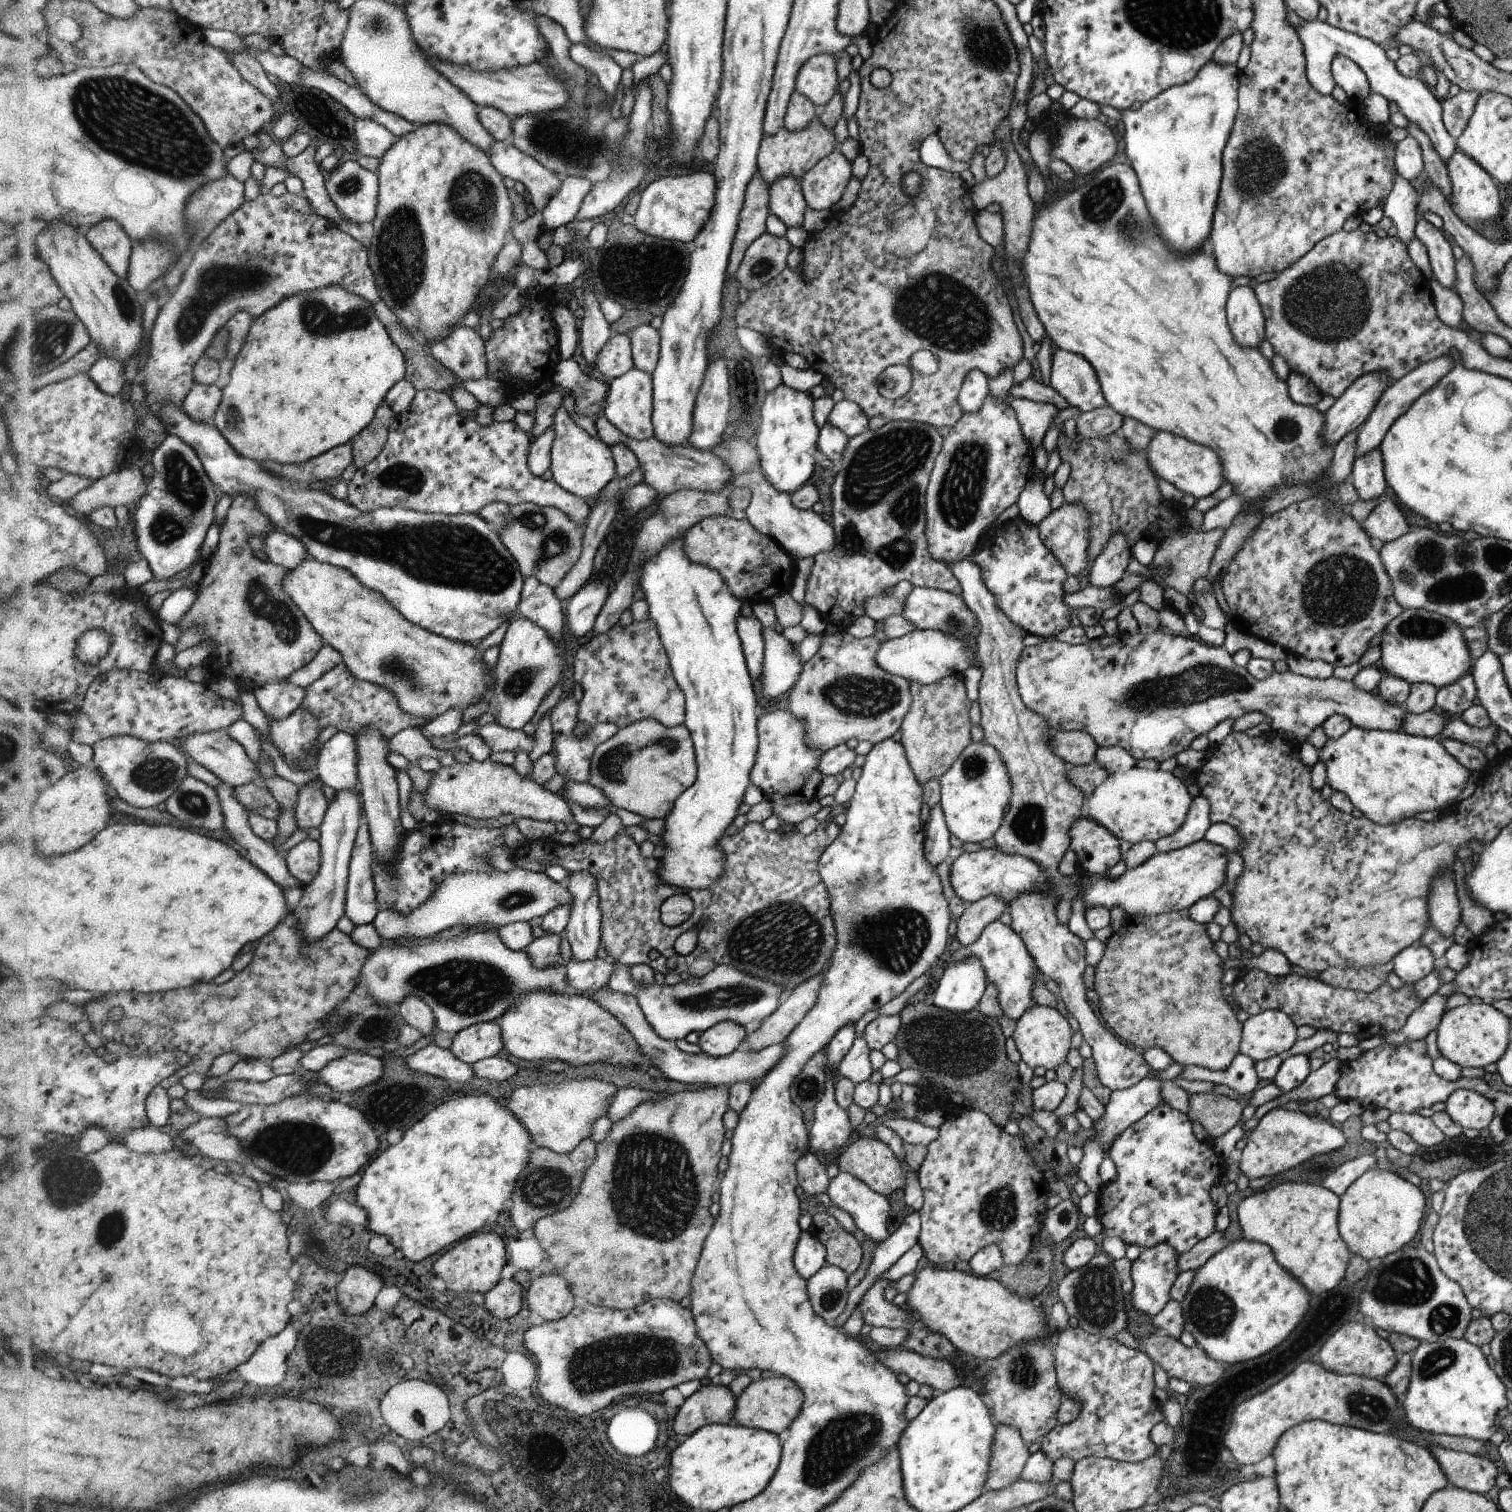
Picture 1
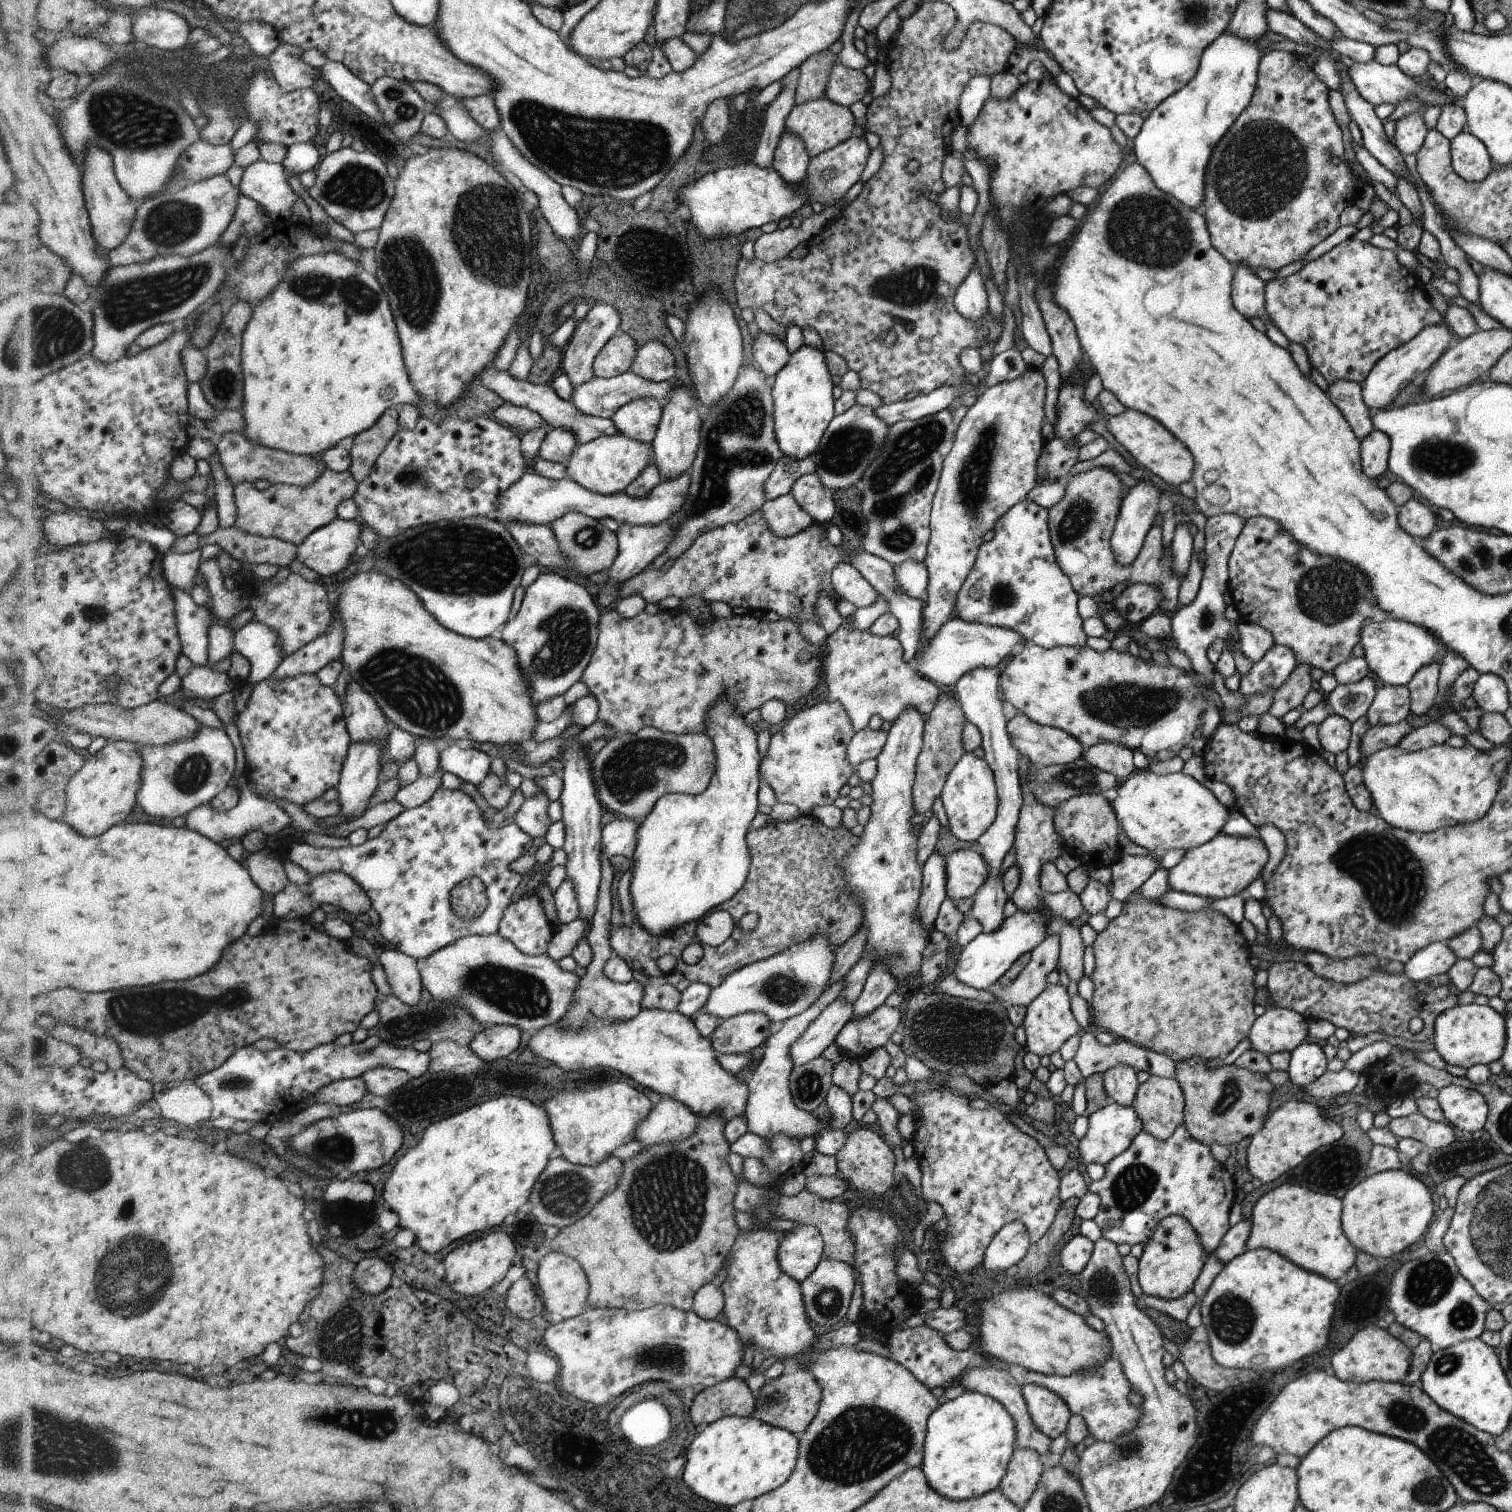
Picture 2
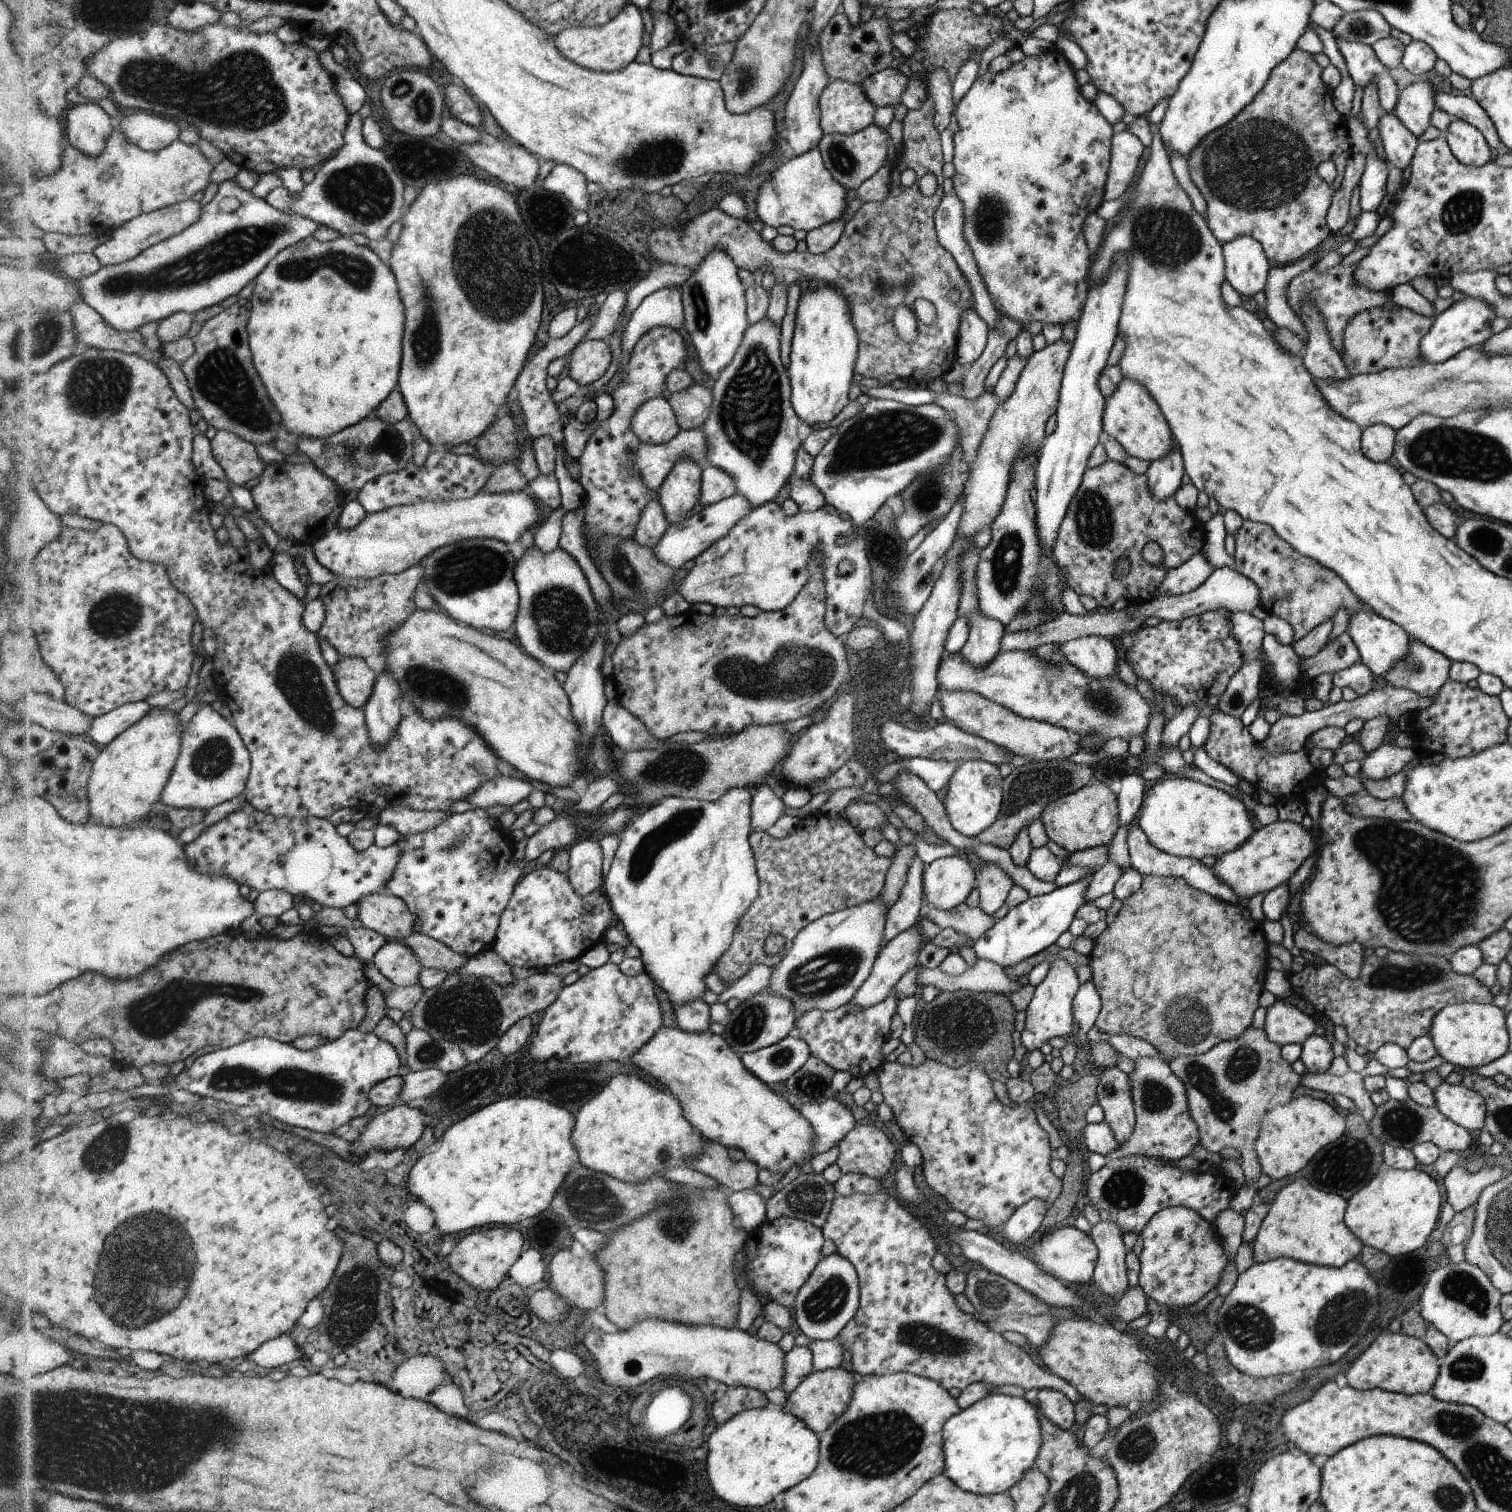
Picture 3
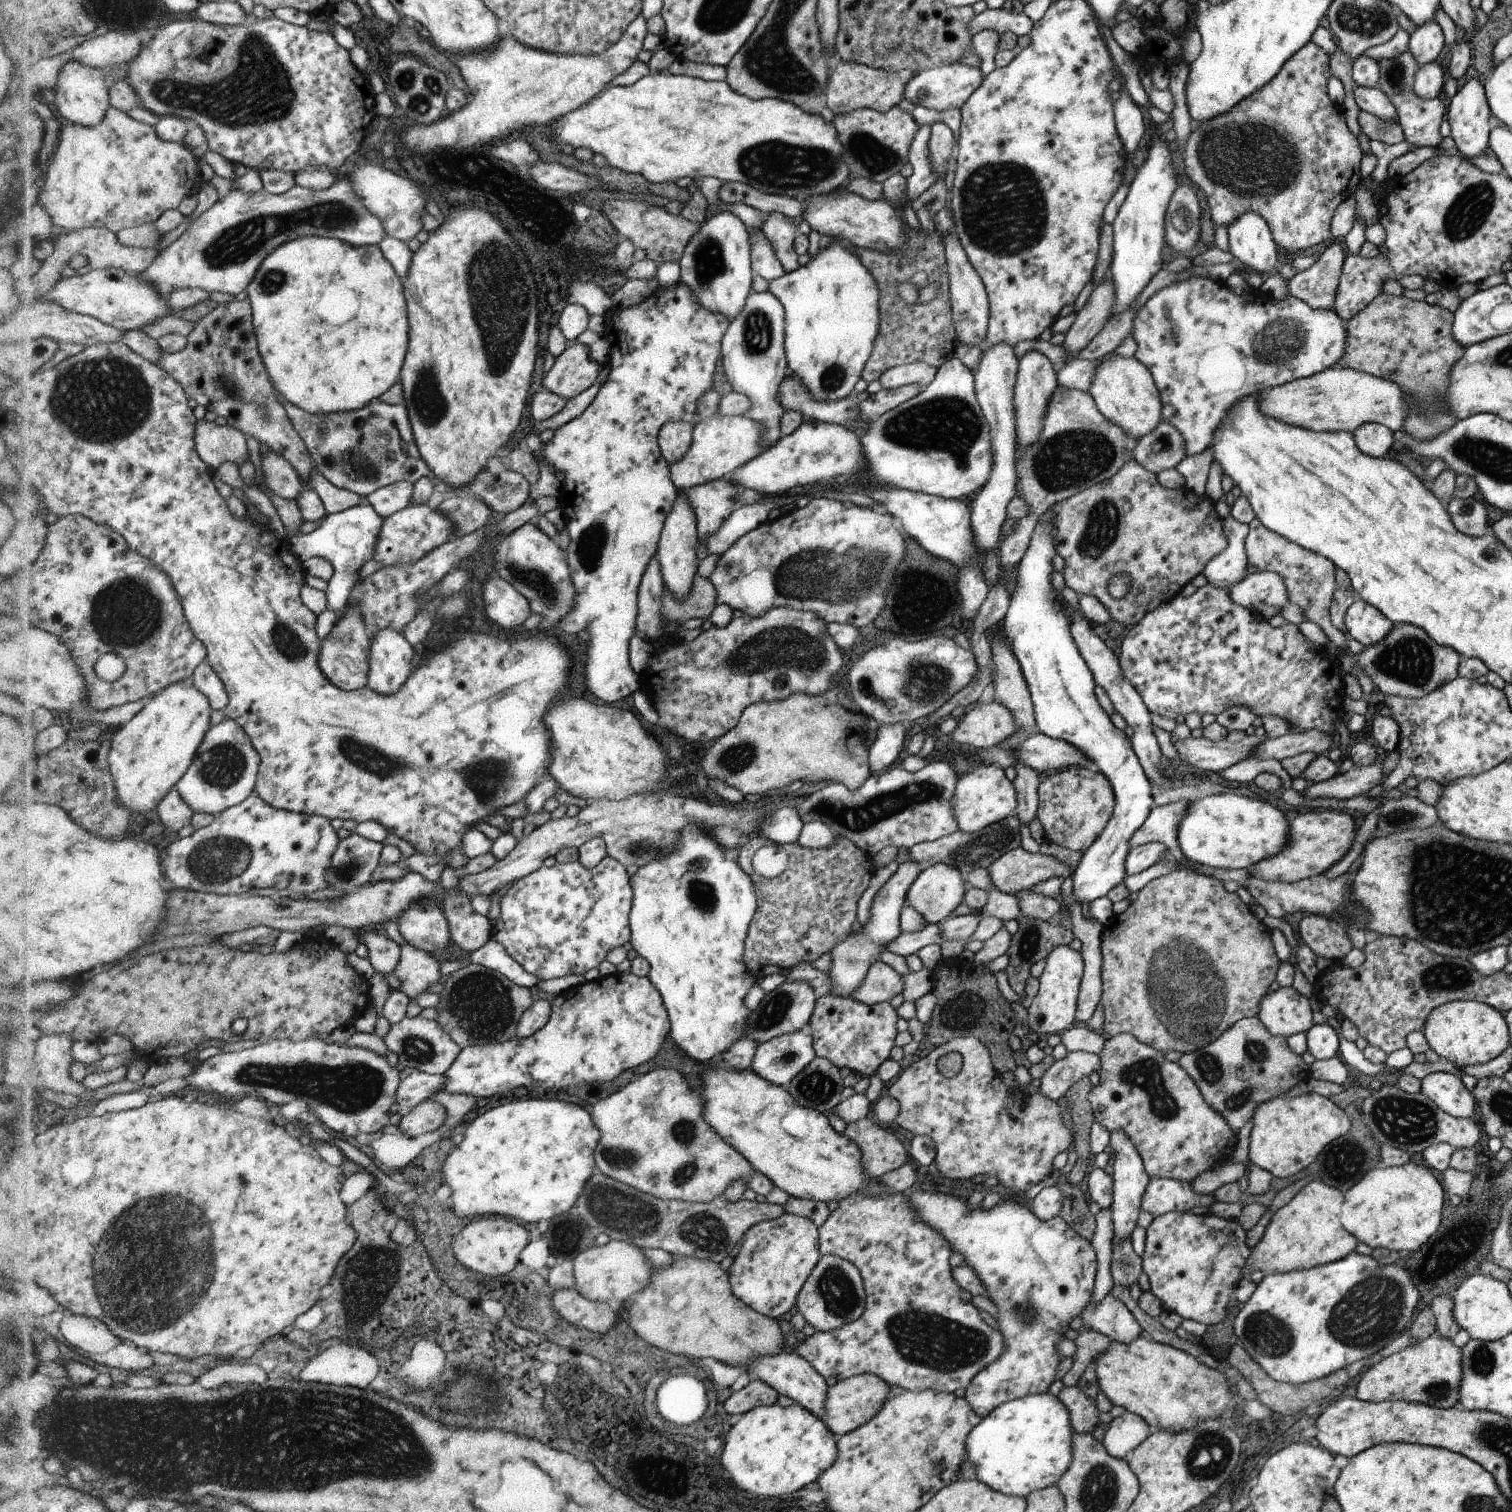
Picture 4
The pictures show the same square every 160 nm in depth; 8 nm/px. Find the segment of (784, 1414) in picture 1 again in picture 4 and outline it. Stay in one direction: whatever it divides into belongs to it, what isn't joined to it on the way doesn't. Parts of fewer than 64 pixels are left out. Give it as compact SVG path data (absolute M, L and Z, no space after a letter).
M864 1373L849 1379L838 1380L835 1386L829 1387L829 1394L825 1403L827 1414L822 1417L823 1421L826 1421L826 1426L834 1431L834 1434L839 1434L842 1437L865 1425L868 1421L872 1421L887 1402L889 1390L890 1384L873 1374Z

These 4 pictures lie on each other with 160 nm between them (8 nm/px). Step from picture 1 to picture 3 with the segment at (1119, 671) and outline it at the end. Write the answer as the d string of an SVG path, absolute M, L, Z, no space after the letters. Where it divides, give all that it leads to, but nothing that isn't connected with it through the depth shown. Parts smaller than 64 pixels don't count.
M962 651L946 653L937 668L938 692L978 693L1013 710L1018 716L1064 727L1080 737L1098 733L1105 741L1120 737L1129 742L1133 736L1142 737L1142 733L1148 730L1152 704L1142 699L1137 690L1128 688L1119 676L1092 678L1068 660L1052 667L1050 656L1042 656L1040 652L1034 654L1034 651L998 651L983 667L974 666L968 659L965 660Z

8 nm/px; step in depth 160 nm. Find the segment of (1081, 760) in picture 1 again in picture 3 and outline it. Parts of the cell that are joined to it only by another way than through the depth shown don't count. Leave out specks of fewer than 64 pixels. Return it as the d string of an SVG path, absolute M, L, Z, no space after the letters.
M940 691L936 700L941 701L946 718L950 718L954 726L968 734L985 738L1020 757L1025 756L1038 761L1065 760L1067 756L1080 750L1076 736L1064 727L1018 716L1013 710L992 702L981 694L968 691L961 693L959 691L956 693Z

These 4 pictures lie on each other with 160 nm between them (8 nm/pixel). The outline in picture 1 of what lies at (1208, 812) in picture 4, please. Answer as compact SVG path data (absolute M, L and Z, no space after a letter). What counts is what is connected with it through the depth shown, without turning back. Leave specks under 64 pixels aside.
M1134 765L1125 773L1109 775L1092 794L1084 796L1083 810L1084 814L1087 815L1084 818L1090 818L1100 823L1110 830L1112 834L1122 838L1123 841L1128 841L1132 845L1142 841L1152 841L1155 844L1156 841L1170 837L1182 828L1182 824L1186 820L1186 814L1188 814L1188 808L1194 801L1187 785L1170 771L1163 771L1160 768L1156 770L1146 769Z

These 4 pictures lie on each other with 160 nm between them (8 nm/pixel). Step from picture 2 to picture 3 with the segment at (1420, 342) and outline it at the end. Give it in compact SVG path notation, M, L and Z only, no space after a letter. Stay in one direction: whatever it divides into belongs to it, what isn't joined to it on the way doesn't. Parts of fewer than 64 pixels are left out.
M1466 295L1460 301L1454 301L1441 314L1435 316L1434 324L1421 340L1419 353L1426 363L1443 363L1461 350L1482 345L1495 332L1491 327L1493 320L1498 317L1493 308L1483 298Z

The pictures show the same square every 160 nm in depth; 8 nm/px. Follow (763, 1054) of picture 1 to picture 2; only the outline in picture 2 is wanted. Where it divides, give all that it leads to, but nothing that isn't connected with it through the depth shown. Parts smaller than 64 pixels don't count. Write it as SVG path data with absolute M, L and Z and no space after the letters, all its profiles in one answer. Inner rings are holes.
M496 933L492 936L472 935L445 946L444 949L419 961L422 986L426 986L432 997L441 1001L457 1000L477 1018L482 1026L514 1025L521 1032L534 1034L546 1026L560 1021L573 1005L573 996L580 986L580 977L561 969L560 962L548 954L540 956L525 955L513 942ZM837 998L818 1018L806 1029L806 1032L791 1046L791 1057L795 1065L809 1063L813 1058L820 1057L822 1051L835 1042L838 1032L853 1016L855 1002L846 998Z

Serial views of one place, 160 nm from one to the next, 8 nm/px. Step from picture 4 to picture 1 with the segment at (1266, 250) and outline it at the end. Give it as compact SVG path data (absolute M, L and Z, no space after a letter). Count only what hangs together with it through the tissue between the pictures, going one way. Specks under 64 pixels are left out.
M1236 286L1227 300L1230 330L1242 346L1258 346L1265 336L1265 316L1254 288Z

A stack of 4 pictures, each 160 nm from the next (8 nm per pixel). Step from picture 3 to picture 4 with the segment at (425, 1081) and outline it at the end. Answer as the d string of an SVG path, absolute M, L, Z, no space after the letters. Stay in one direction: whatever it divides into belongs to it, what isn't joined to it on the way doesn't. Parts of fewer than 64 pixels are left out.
M634 973L601 977L594 981L585 981L567 988L556 995L552 1003L552 1012L548 1022L528 1038L512 1037L501 1043L471 1046L461 1049L457 1060L445 1072L446 1092L466 1093L478 1096L496 1096L504 1092L516 1092L522 1088L544 1088L544 1090L566 1090L568 1086L592 1084L592 1082L610 1082L620 1076L624 1070L636 1068L652 1060L668 1032L670 1023L666 1014L662 995L649 977L639 977Z

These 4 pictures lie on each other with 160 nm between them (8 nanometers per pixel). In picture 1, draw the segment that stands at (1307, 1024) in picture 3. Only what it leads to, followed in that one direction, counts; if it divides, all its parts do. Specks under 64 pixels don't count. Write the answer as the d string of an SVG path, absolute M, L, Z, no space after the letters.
M1270 1009L1243 1022L1239 1052L1258 1062L1288 1052L1296 1041L1294 1021L1283 1010Z

